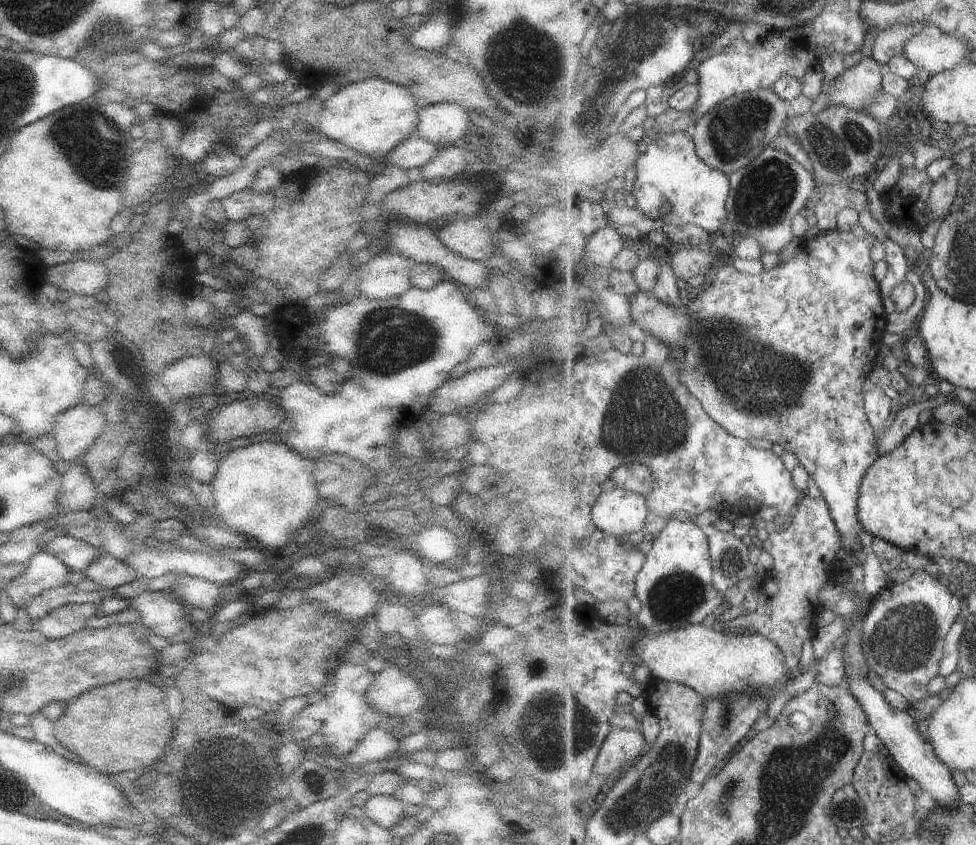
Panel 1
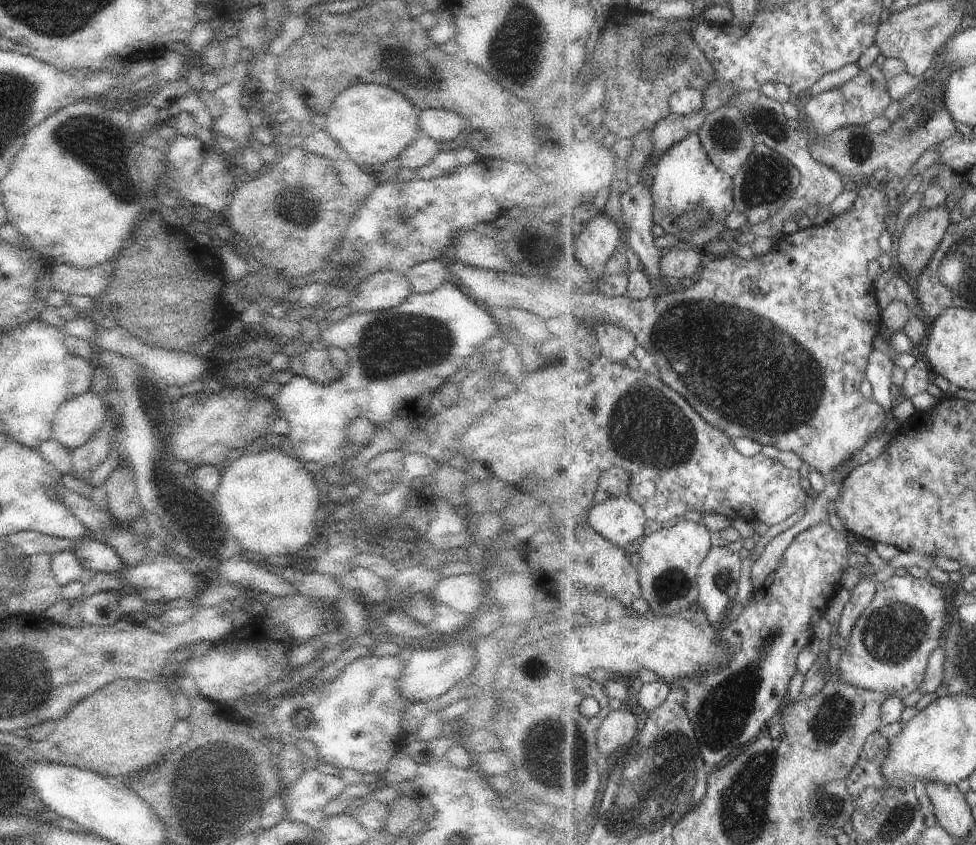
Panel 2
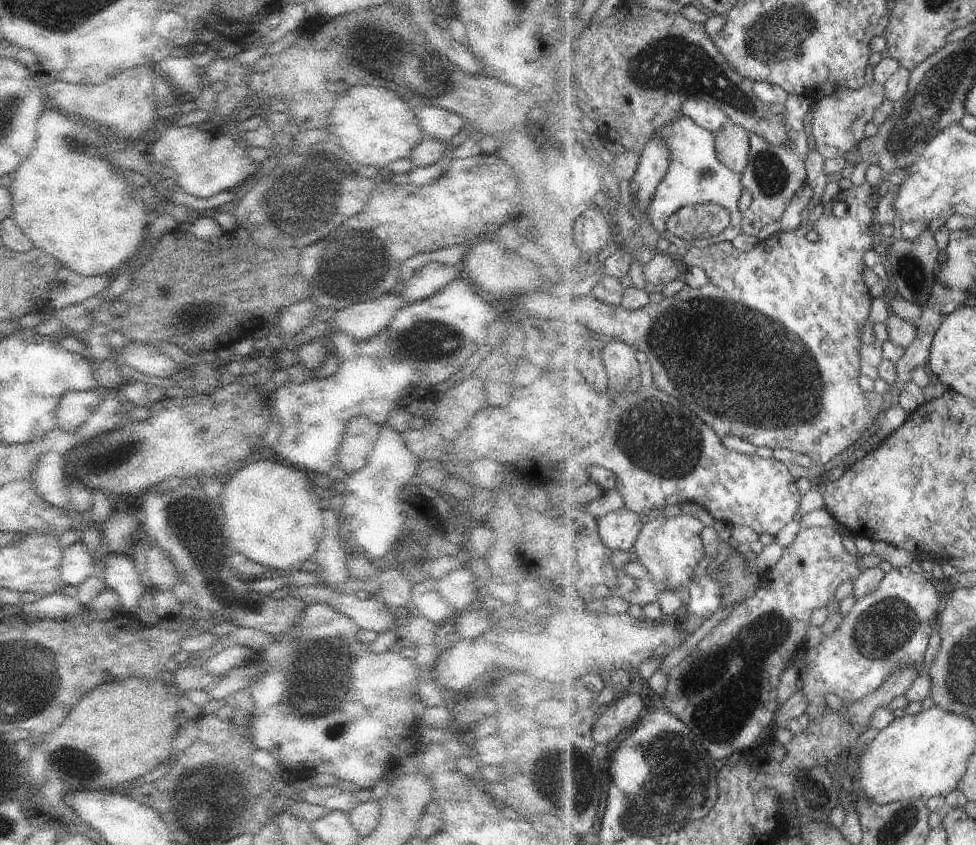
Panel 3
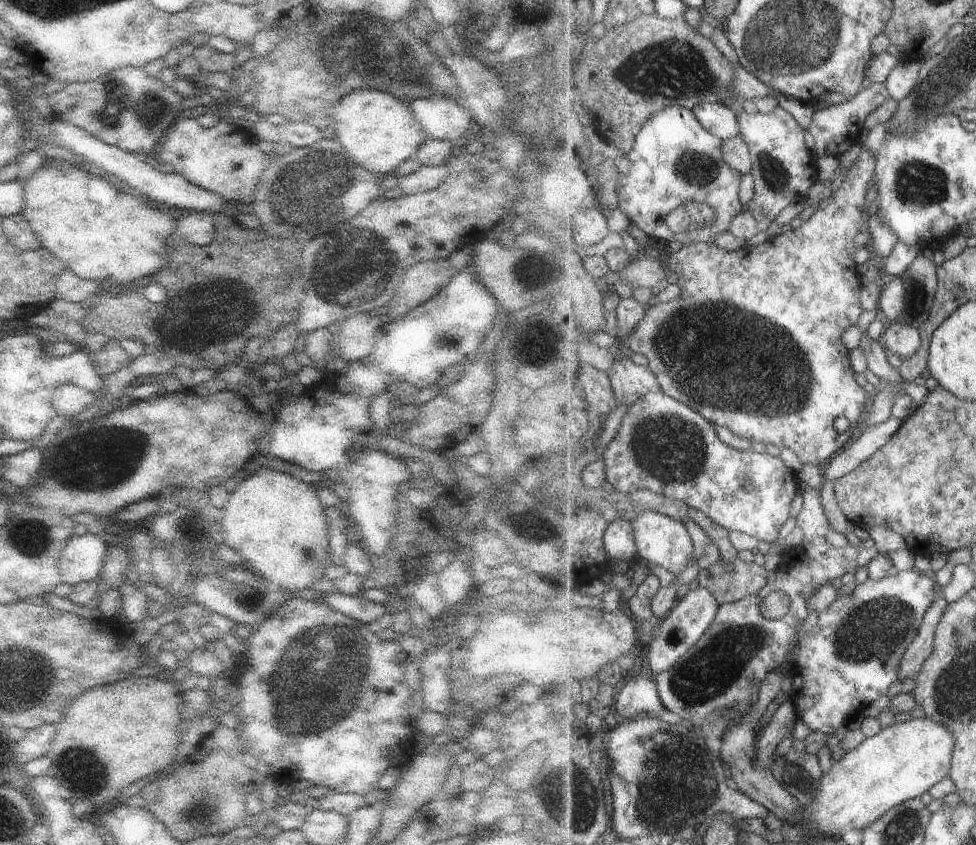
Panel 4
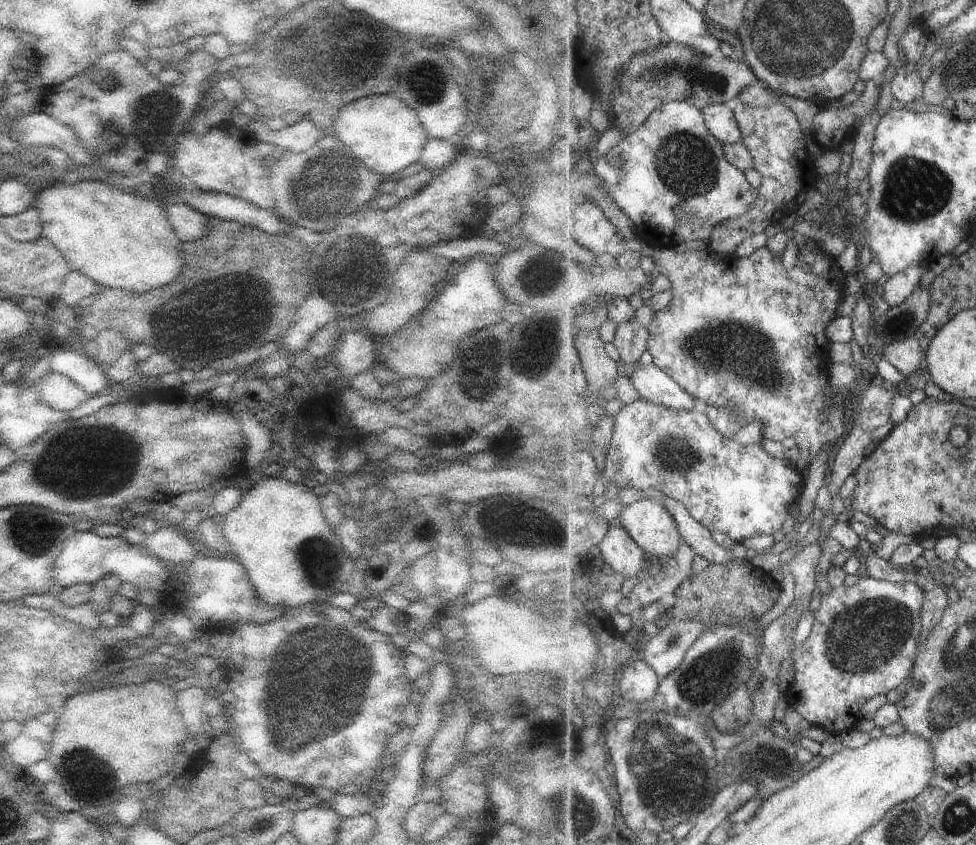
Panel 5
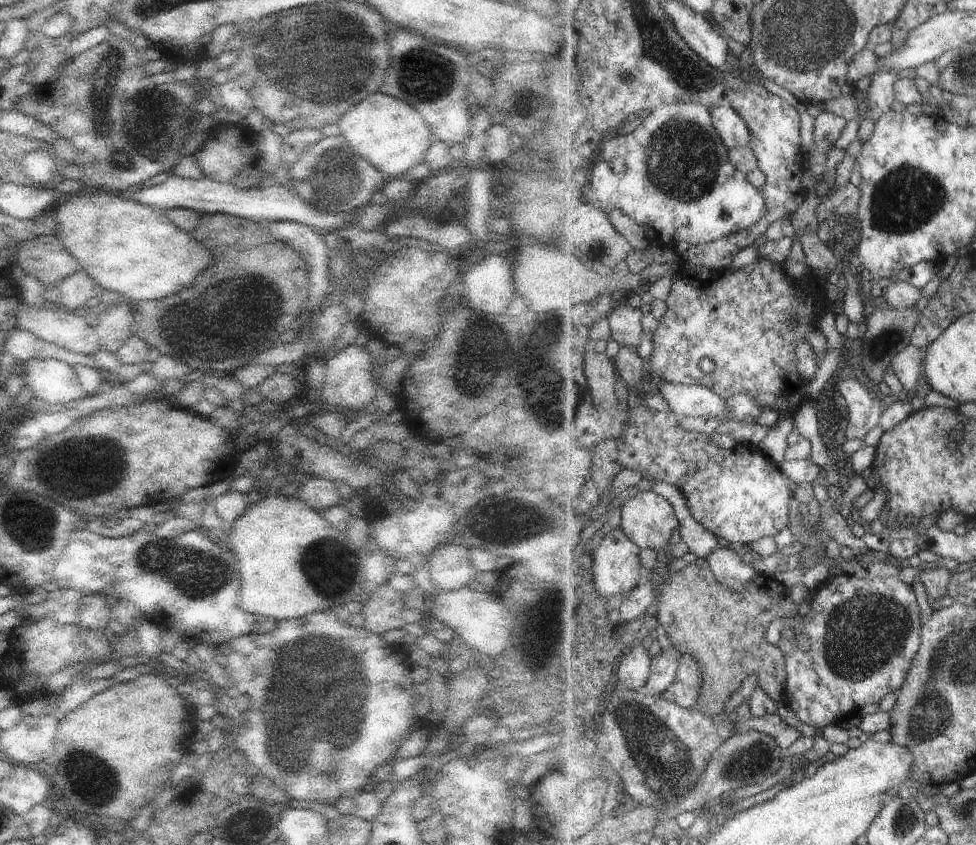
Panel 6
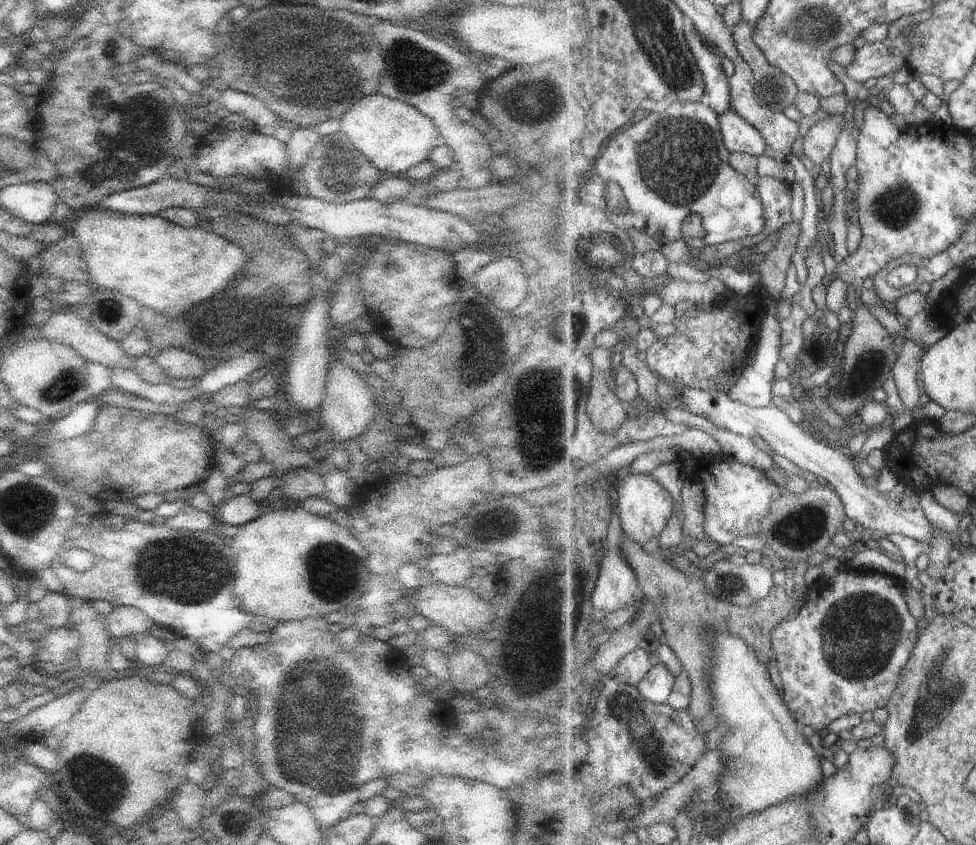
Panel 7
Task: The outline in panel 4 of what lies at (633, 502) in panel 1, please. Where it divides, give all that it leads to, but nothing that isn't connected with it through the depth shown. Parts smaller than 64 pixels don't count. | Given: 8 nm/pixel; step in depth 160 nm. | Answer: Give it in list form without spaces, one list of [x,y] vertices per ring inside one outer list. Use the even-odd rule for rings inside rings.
[[[615,519],[608,525],[604,535],[604,550],[608,556],[623,562],[638,554],[631,521]]]

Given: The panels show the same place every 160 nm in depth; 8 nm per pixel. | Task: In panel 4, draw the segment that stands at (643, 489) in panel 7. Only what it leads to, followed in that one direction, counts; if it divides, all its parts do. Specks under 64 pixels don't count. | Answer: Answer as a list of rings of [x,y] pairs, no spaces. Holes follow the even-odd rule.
[[[649,510],[637,513],[630,521],[633,526],[639,557],[644,558],[648,563],[670,571],[675,576],[692,565],[693,550],[696,550],[695,542],[684,522]]]

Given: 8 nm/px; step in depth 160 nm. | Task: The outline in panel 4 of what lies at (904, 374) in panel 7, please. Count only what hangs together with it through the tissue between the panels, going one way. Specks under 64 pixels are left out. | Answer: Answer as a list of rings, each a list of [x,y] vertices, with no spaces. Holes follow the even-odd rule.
[[[892,322],[885,330],[881,341],[881,348],[891,350],[893,354],[907,360],[921,348],[920,330],[913,326],[905,326],[899,322]]]

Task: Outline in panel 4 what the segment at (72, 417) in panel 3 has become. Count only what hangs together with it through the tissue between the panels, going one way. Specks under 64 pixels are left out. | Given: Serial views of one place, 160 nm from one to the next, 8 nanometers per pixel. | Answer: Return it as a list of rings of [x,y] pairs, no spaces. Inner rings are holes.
[[[57,384],[50,393],[50,406],[55,415],[67,419],[77,416],[95,402],[98,394],[88,392],[73,384]]]

